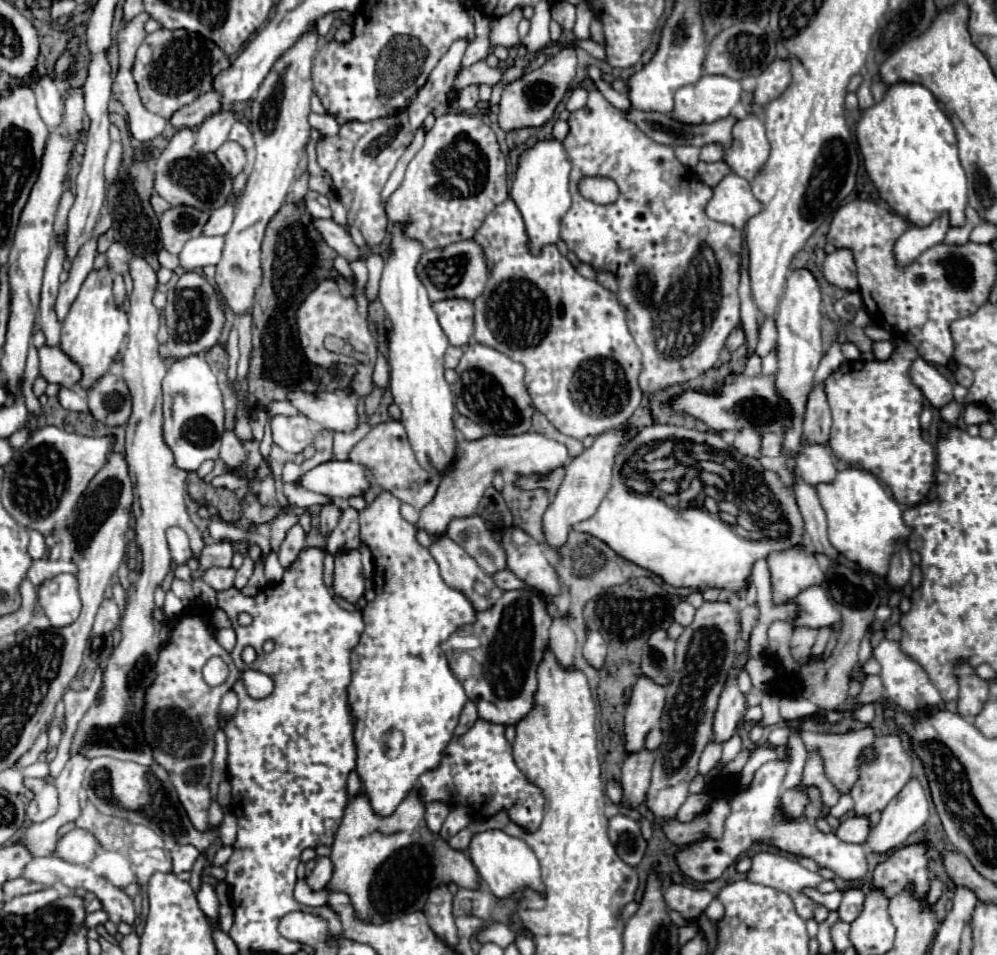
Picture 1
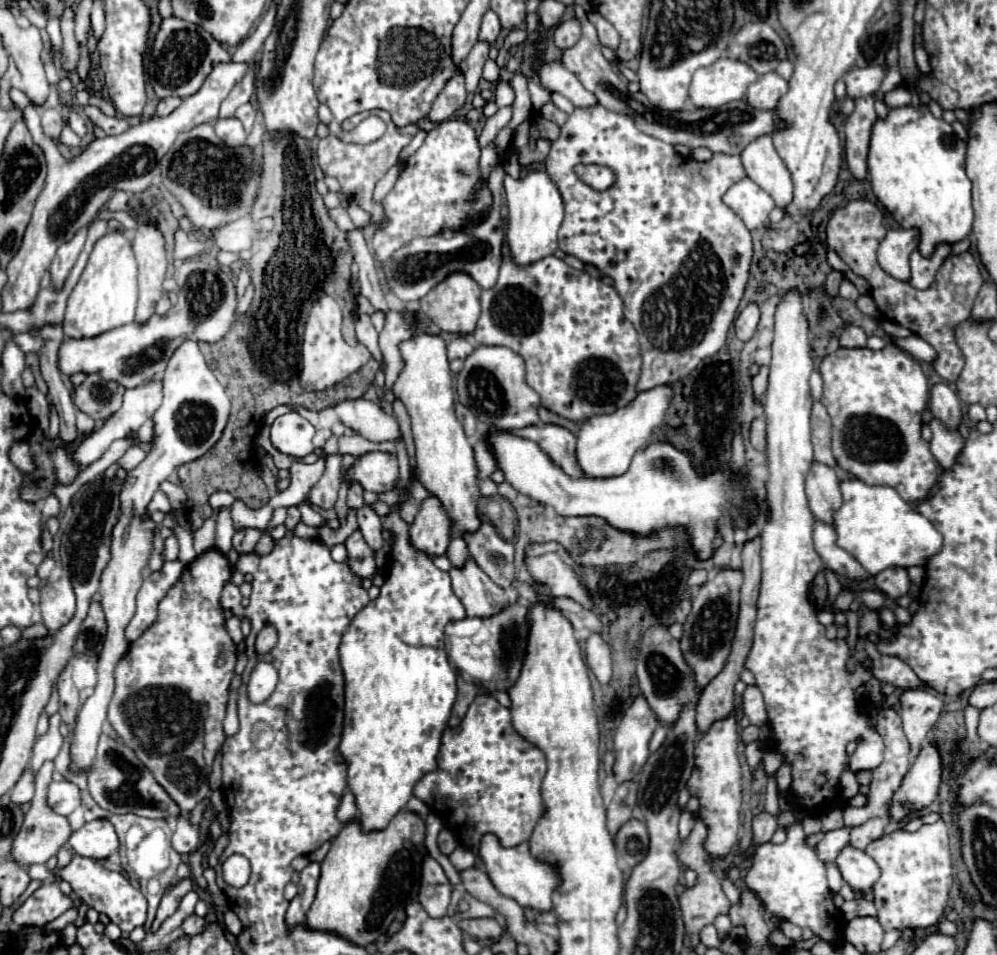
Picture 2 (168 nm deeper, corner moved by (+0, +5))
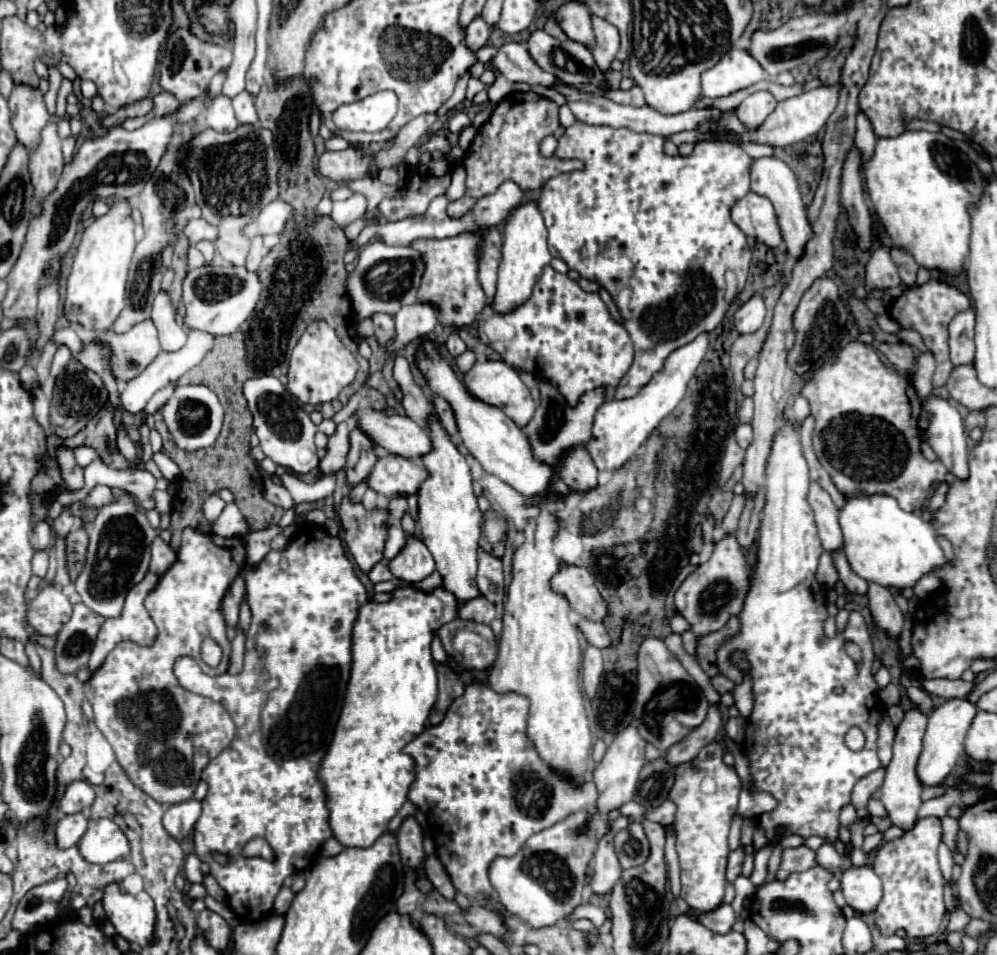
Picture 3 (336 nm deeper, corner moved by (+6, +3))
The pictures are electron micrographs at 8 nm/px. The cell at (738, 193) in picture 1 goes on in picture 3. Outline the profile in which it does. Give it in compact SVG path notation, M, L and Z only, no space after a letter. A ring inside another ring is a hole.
M749 192L745 198L733 204L731 218L747 236L757 238L769 248L777 248L783 242L773 204L765 196Z

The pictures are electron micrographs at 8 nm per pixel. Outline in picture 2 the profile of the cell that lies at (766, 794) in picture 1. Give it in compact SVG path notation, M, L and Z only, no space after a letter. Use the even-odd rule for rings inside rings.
M845 846L843 852L837 856L837 866L843 874L843 880L861 894L867 894L873 890L873 884L879 880L881 870L877 868L877 862L867 856L863 850Z

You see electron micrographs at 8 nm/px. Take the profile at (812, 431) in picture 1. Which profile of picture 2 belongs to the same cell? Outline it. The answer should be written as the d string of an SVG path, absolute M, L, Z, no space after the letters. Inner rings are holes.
M815 402L811 410L811 436L815 448L815 462L835 468L835 458L831 454L831 420L821 402Z

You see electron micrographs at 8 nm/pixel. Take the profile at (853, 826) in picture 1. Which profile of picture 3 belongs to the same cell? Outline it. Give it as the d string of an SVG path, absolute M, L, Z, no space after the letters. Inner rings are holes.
M807 846L785 848L781 866L777 870L777 878L787 878L787 874L791 874L791 872L805 872L813 866L817 866L817 852L815 850L811 850Z

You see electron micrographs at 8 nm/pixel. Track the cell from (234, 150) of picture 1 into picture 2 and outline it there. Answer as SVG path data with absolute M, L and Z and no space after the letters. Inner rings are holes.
M231 116L229 120L217 118L213 122L213 128L215 128L217 136L225 140L225 144L229 144L229 146L241 146L241 144L245 144L247 132L243 130L243 124L235 116Z

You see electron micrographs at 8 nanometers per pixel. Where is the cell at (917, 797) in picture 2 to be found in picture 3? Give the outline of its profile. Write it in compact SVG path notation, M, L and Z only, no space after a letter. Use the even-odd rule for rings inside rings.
M953 698L953 700L943 702L941 706L937 706L929 714L927 732L923 736L923 750L921 750L921 756L919 756L919 762L917 762L917 778L923 786L939 786L949 776L949 772L957 764L957 758L963 752L965 734L971 726L975 712L977 712L977 708L969 700Z

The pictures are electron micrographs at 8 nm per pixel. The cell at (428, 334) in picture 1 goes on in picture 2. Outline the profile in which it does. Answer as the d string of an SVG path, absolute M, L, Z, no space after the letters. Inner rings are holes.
M417 334L411 340L403 342L399 348L405 360L405 368L393 386L393 394L405 404L411 416L413 438L417 446L415 456L419 482L431 496L439 498L441 506L451 518L447 558L451 560L451 566L461 568L461 564L465 564L465 560L469 558L469 548L463 536L465 532L475 532L481 526L481 518L477 514L477 502L481 498L481 492L473 446L467 442L463 426L459 424L453 410L455 392L445 354L445 342L437 334Z

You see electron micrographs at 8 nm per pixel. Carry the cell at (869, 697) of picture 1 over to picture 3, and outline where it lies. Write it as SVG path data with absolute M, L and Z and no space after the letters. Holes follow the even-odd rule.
M921 680L921 688L937 698L967 698L973 688L973 682L965 680Z

